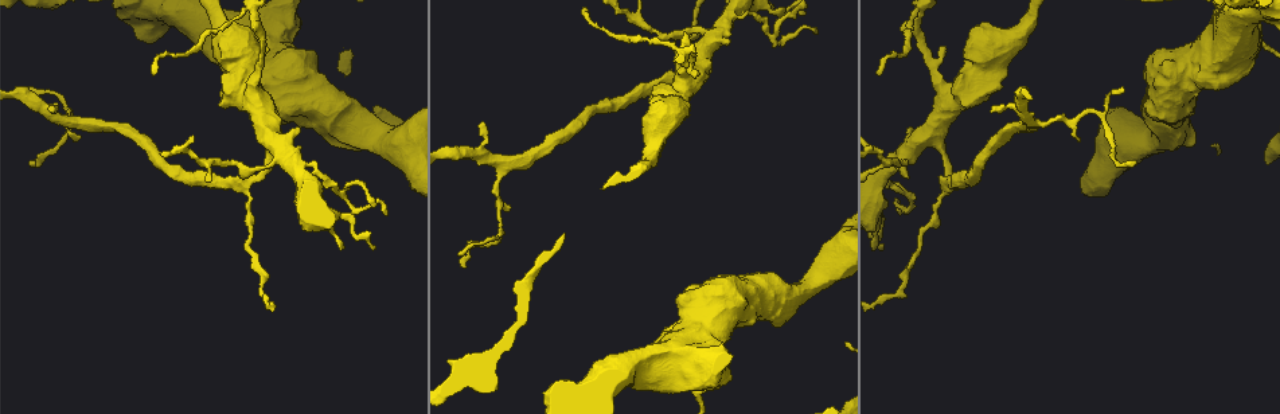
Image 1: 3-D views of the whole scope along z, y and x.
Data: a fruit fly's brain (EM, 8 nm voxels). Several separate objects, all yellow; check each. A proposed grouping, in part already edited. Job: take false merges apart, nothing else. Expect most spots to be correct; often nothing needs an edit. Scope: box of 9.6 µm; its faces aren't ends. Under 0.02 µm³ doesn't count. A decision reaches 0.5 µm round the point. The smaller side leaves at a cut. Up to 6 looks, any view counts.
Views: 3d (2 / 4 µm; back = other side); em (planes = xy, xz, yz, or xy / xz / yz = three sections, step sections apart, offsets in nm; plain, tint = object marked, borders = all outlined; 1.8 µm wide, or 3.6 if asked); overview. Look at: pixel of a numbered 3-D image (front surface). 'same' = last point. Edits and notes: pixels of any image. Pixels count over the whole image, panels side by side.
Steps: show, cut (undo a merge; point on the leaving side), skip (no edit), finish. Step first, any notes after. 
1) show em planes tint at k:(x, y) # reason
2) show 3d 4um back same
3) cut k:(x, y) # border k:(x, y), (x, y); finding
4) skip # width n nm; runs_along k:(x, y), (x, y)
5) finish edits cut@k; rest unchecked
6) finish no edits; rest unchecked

show em planes tint at 1:(642, 19) # three-way junction

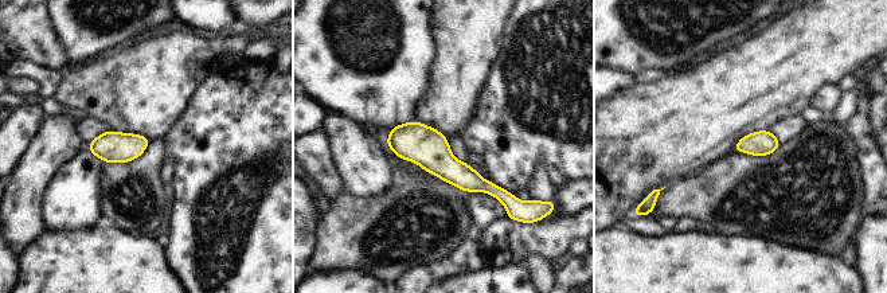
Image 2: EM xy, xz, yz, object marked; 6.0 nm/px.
skip # runs_along 2:(394, 131), (505, 196); continuous, no second neuron

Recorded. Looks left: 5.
show em planes plain at 1:(714, 37) # abrupt turn

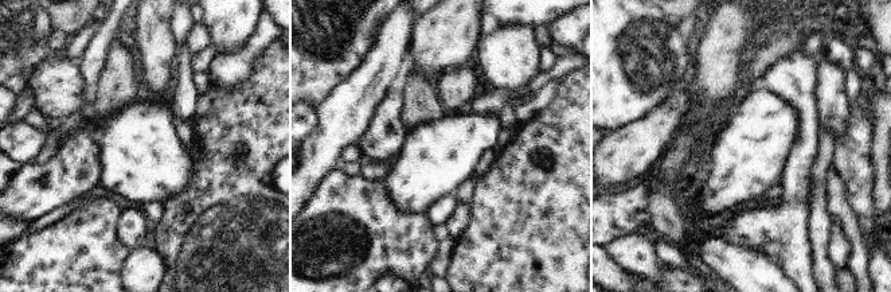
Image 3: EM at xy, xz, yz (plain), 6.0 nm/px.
show em planes tint same

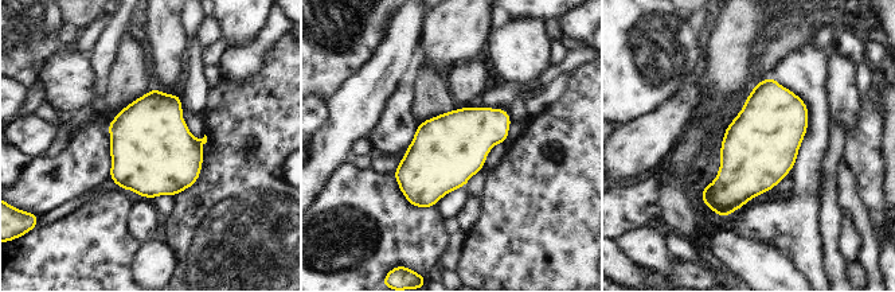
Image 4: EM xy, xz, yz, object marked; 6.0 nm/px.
skip # width 420 nm; continuous, no second neuron

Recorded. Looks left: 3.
show em 3.6um xz step 16 tint at 1:(685, 86) # sharp bend

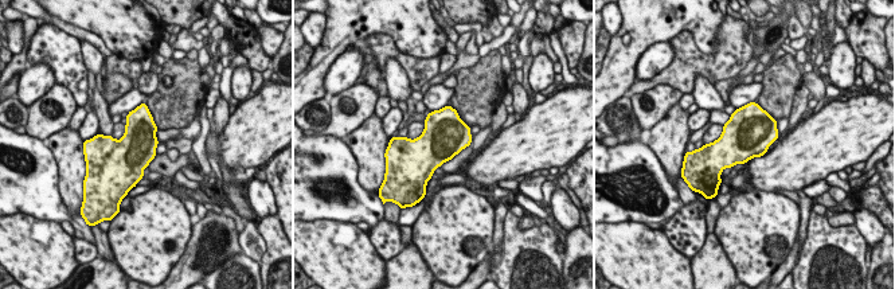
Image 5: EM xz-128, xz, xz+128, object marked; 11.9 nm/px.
skip # all the same neuron

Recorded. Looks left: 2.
finish no edits; rest unchecked

